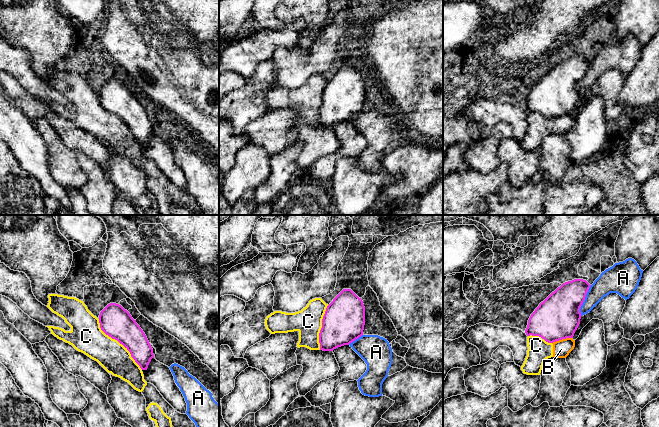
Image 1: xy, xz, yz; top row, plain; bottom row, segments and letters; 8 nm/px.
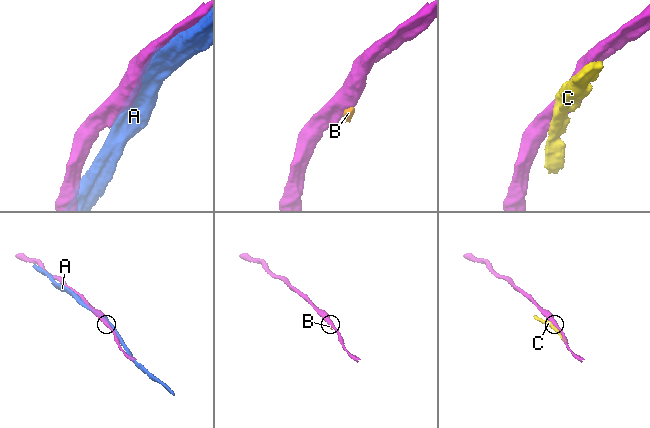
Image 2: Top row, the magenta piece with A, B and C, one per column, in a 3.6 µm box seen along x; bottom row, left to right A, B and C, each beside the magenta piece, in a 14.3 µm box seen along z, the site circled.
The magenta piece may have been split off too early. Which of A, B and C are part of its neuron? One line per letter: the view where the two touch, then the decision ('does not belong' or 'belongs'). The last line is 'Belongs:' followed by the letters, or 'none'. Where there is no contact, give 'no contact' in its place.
A: yz | does not belong
B: yz | does not belong
C: xy | does not belong
Belongs: none

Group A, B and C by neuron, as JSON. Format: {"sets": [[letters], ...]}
{"sets": [["A"], ["B", "C"]]}

